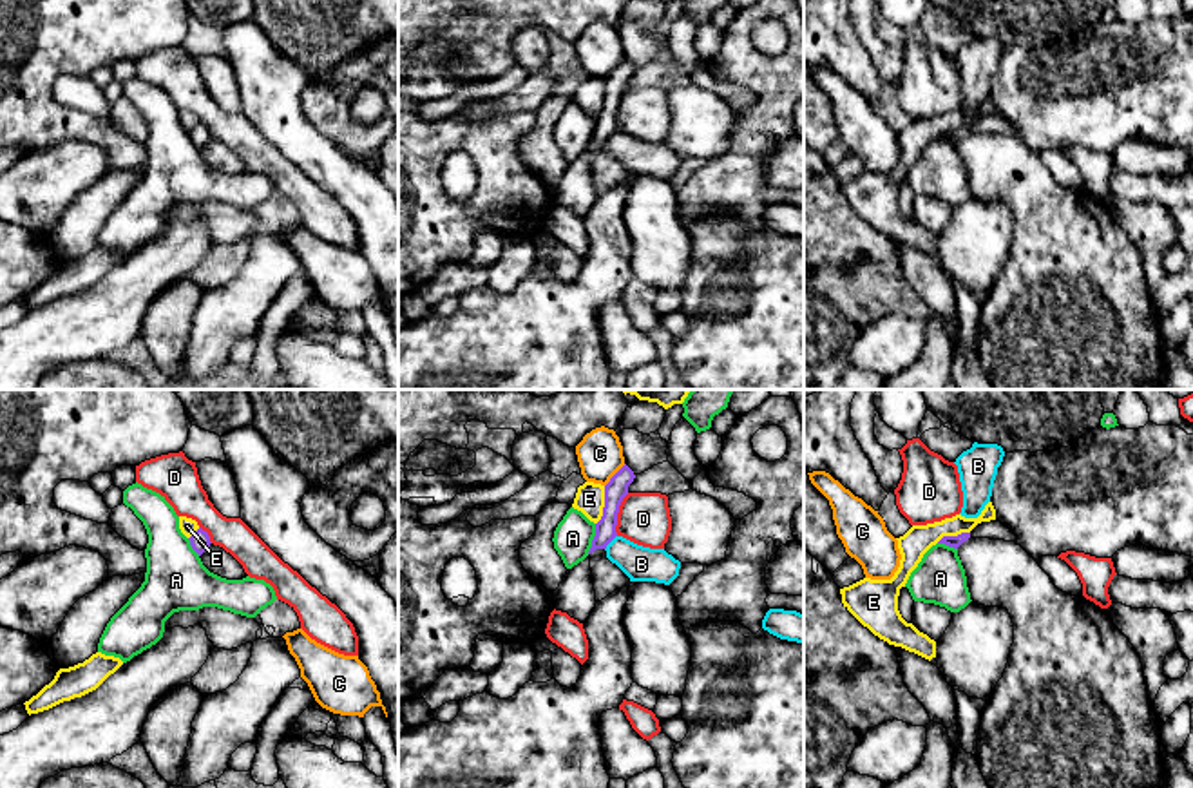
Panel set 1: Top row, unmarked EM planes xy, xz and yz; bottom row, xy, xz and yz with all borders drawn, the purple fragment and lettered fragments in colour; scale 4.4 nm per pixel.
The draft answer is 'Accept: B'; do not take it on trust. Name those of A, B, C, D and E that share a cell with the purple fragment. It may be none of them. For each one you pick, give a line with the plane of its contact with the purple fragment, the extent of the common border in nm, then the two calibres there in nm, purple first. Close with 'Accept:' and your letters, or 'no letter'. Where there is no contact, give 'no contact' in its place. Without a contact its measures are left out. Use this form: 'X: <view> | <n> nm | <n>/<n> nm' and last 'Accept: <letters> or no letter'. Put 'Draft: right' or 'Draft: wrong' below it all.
Accept: no letter
Draft: wrong

